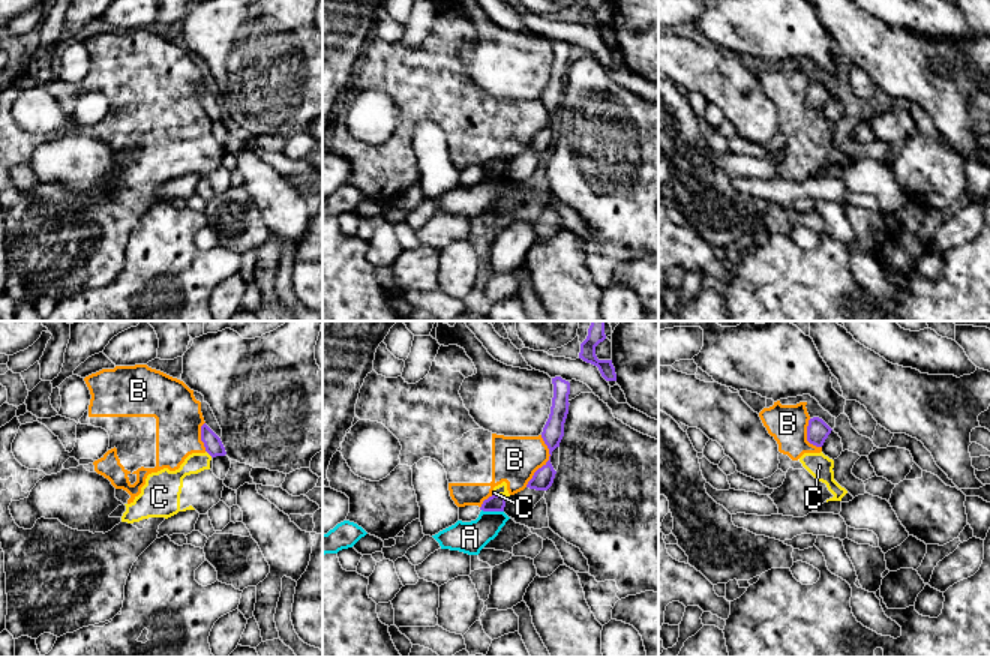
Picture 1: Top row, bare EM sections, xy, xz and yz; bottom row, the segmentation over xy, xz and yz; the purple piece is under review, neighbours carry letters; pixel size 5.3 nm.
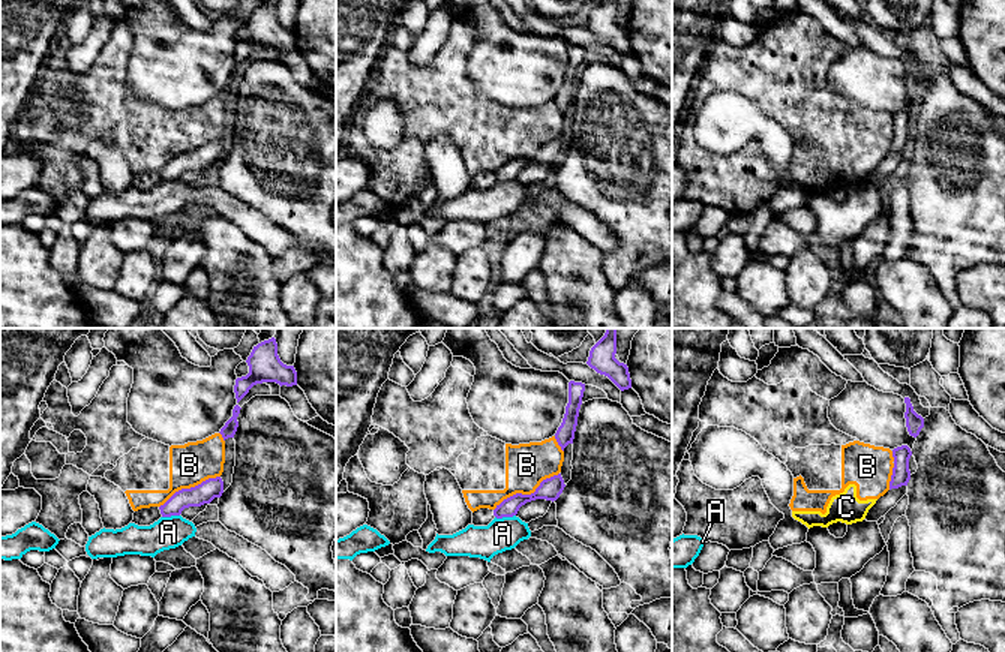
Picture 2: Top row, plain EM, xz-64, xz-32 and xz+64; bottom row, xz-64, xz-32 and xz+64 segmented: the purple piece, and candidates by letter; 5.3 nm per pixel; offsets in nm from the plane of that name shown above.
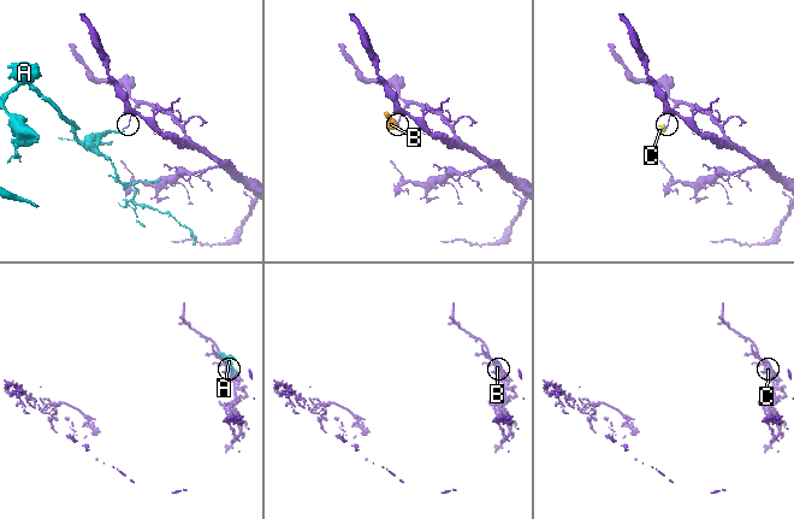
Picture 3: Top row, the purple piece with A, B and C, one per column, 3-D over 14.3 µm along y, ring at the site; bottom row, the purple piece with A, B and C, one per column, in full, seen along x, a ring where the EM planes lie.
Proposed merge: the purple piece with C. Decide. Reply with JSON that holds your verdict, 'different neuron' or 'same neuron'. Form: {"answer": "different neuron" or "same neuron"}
{"answer": "different neuron"}

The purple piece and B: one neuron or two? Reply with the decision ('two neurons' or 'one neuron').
two neurons

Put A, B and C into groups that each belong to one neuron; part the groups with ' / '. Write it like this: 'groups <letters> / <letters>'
groups A / B C

